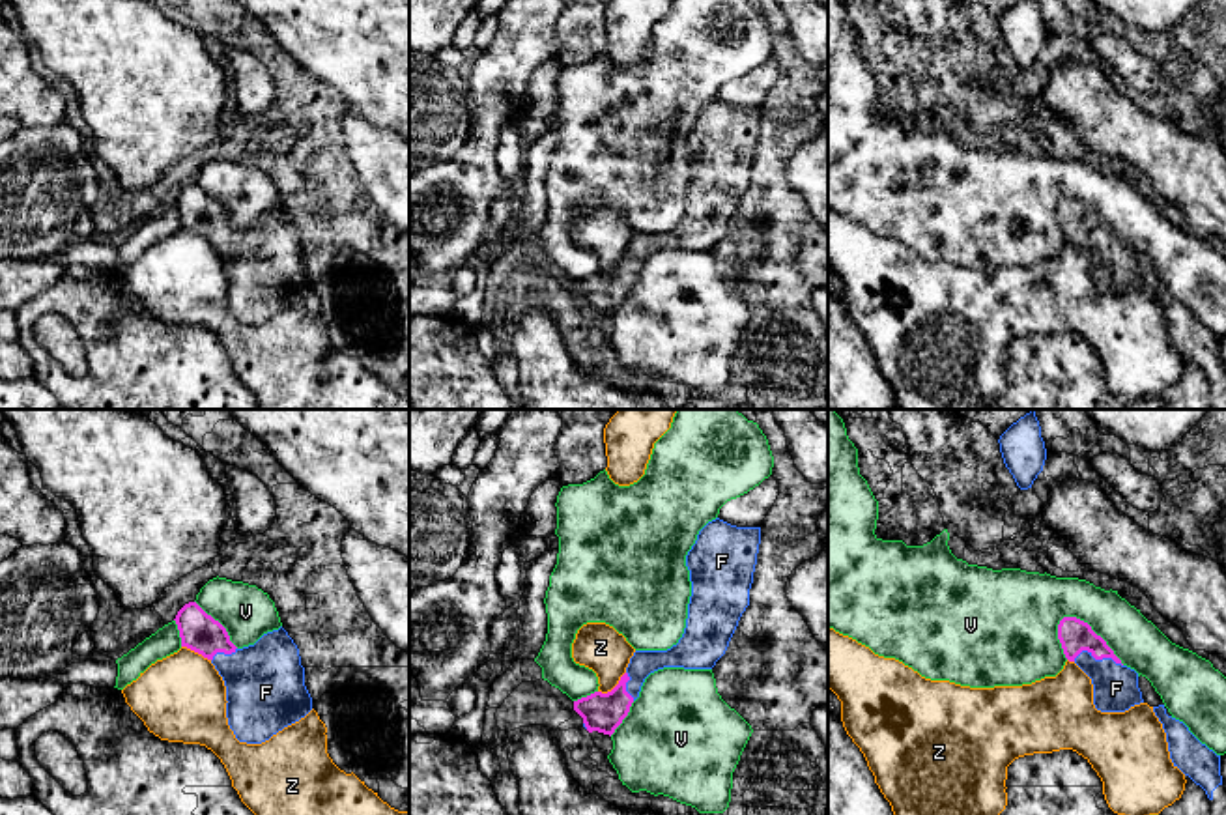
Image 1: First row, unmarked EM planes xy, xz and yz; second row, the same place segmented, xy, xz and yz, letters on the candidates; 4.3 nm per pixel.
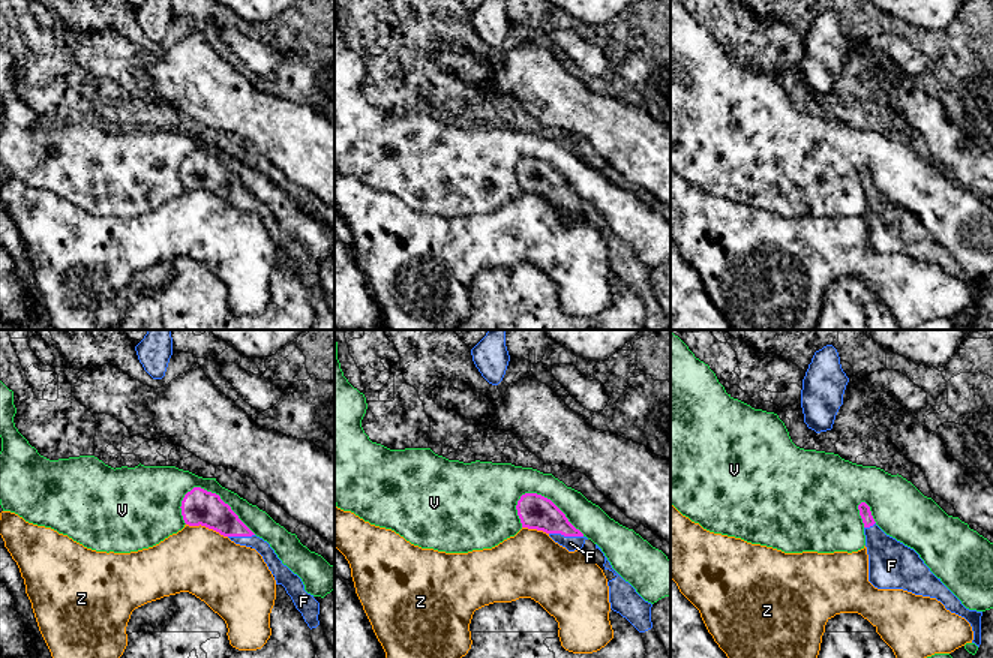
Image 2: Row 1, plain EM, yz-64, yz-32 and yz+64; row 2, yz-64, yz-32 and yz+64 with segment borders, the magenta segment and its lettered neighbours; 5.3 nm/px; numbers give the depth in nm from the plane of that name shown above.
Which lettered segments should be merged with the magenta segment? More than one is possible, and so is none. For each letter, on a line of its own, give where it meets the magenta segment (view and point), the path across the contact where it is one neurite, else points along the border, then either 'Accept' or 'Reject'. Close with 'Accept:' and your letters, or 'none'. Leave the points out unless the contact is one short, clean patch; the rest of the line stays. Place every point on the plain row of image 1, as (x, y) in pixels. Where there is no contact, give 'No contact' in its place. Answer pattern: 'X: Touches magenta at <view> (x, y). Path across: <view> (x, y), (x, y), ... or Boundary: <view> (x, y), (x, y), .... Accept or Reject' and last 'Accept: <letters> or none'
F: Touches magenta at yz (1097, 240). Accept
V: Touches magenta at yz (1092, 212). Reject
Z: Touches magenta at xz (615, 268). Boundary: xz (625, 253), (610, 271), (598, 273). Reject
Accept: F

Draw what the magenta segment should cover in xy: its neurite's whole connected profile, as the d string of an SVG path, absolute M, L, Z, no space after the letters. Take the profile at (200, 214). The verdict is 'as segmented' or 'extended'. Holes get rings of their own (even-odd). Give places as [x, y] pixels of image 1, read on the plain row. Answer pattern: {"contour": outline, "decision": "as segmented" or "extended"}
{"contour": "M196 183L174 202L181 228L207 239L222 258L228 307L239 323L262 325L312 292L299 230L282 207L237 230Z", "decision": "extended"}

